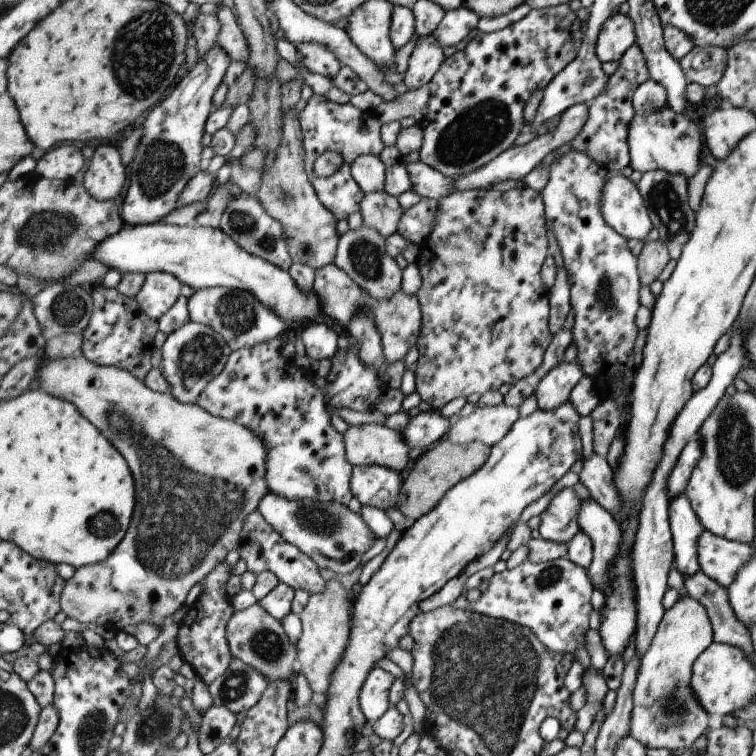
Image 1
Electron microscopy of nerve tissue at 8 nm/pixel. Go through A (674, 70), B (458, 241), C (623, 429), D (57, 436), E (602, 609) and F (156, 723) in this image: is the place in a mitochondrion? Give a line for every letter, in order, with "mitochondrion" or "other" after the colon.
A: other
B: other
C: other
D: other
E: other
F: mitochondrion

